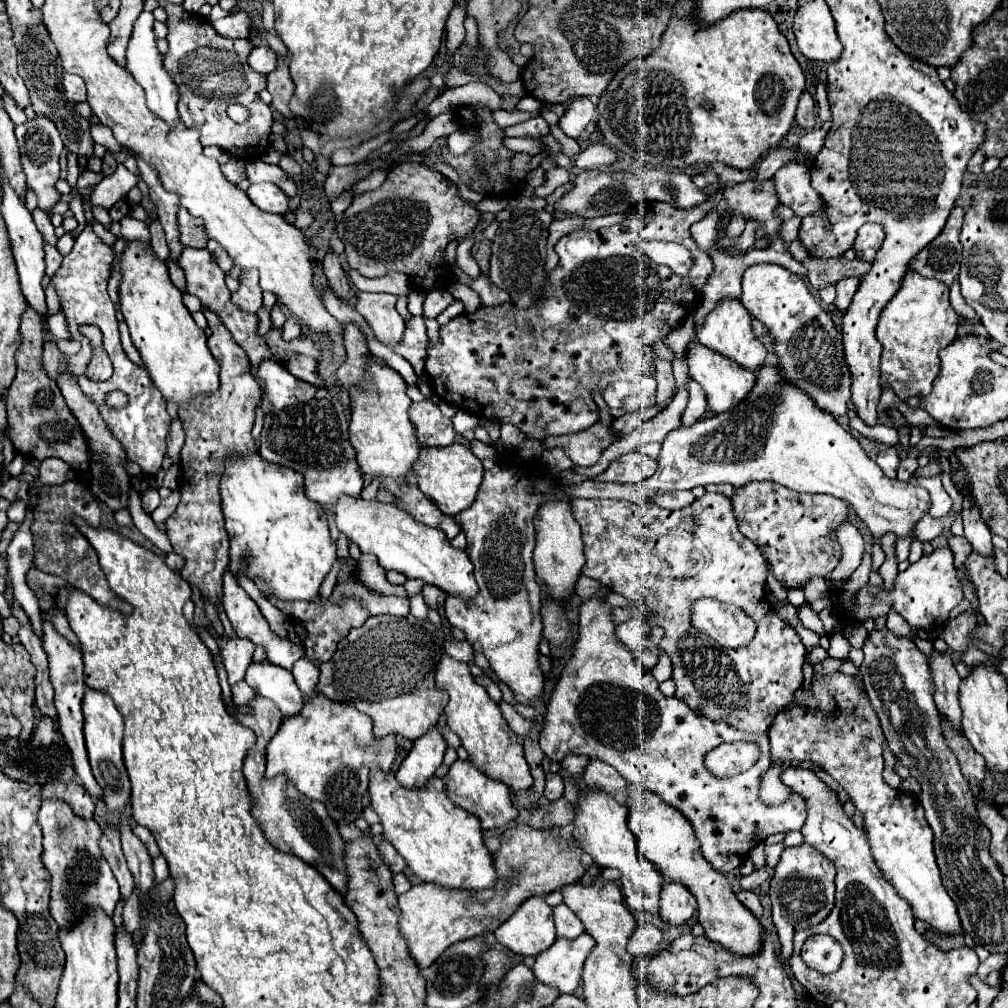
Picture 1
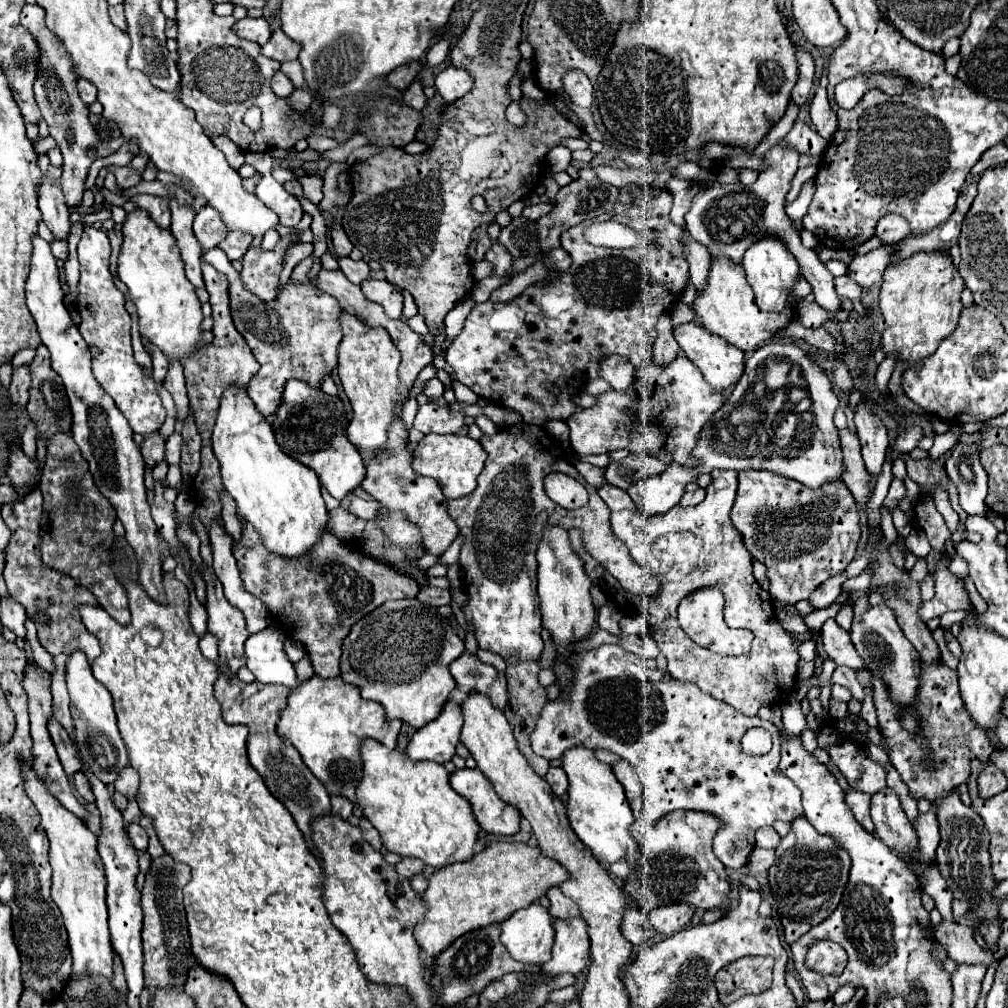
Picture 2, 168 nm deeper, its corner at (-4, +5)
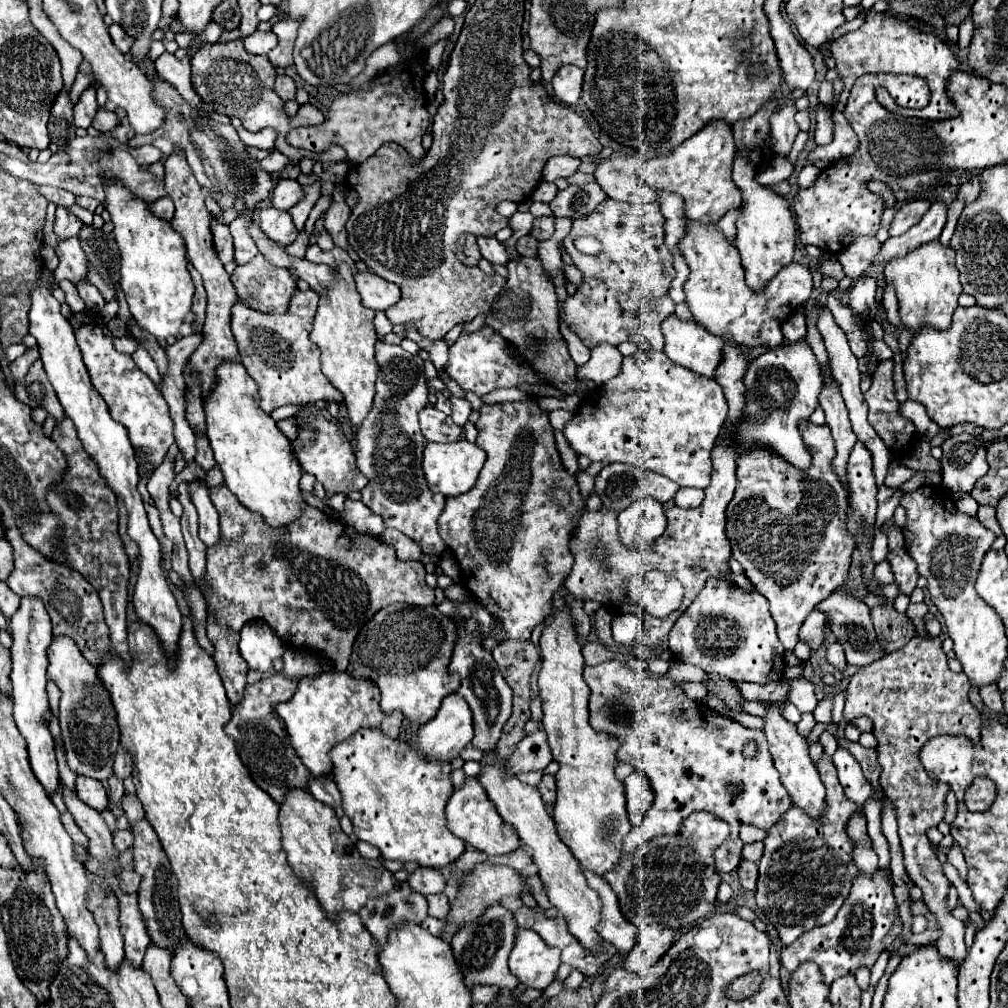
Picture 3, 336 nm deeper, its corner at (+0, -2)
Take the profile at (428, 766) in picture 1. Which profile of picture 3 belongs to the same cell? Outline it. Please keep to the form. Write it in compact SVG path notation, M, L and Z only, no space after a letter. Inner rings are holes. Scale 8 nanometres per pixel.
M448 695L436 717L420 727L418 751L438 763L448 763L472 741L472 715L470 707L460 695Z

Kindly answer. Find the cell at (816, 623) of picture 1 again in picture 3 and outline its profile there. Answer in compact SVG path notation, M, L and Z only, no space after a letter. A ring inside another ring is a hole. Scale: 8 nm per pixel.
M914 635L906 647L882 657L878 663L856 669L846 689L844 707L846 721L866 715L874 723L872 733L878 741L876 753L882 767L880 785L896 809L906 871L914 885L922 887L926 905L942 925L942 937L936 943L938 953L956 967L960 967L968 955L964 945L964 923L952 917L946 909L950 881L942 873L940 861L926 837L926 829L938 825L944 819L944 799L950 791L950 785L936 781L926 773L920 763L920 749L938 735L964 735L974 743L980 741L982 719L978 709L968 699L968 689L970 683L966 675L952 673L948 669L942 641L938 637L922 639L920 635Z

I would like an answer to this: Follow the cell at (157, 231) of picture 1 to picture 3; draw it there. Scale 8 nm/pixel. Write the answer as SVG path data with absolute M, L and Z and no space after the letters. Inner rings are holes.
M162 197L154 203L150 203L150 211L158 217L158 219L164 219L164 221L170 221L174 217L174 203L170 197Z

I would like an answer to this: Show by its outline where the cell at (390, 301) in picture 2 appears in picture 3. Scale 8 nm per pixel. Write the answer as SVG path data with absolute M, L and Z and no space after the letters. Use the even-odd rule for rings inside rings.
M366 271L354 275L358 293L362 297L362 305L374 311L386 311L388 307L396 305L400 301L400 289L398 285Z

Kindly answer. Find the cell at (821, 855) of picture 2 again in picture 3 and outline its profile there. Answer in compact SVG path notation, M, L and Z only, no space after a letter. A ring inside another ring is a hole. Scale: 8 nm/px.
M828 755L816 763L820 779L826 785L826 799L834 803L822 819L810 819L796 805L768 831L764 839L764 855L760 859L760 877L756 883L756 903L766 919L776 927L782 945L792 945L802 933L830 923L844 899L850 893L854 875L858 873L852 861L852 841L846 835L848 817L862 809L852 803L836 777L836 767Z

